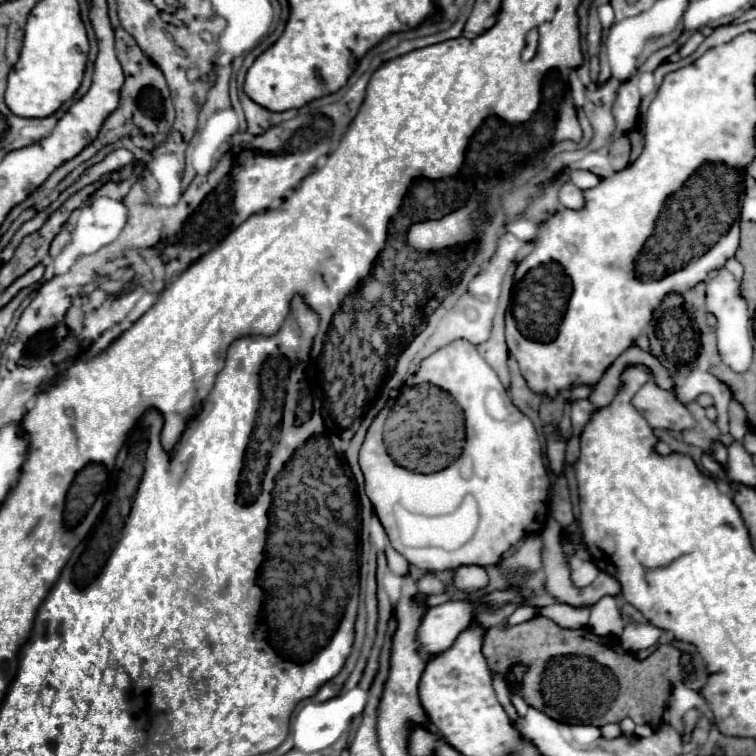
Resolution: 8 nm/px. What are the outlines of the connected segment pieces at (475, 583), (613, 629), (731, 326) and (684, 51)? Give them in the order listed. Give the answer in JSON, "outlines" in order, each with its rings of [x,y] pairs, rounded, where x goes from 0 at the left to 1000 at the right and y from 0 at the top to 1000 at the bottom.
{"outlines":[[[[615,747],[602,753],[602,776],[628,782],[634,776],[644,774],[644,758],[639,750],[631,747]]],[[[798,790],[790,795],[782,806],[779,829],[787,840],[821,840],[827,832],[827,824],[821,819],[821,808],[816,803],[813,790]]],[[[951,356],[948,366],[935,372],[935,411],[948,422],[946,443],[954,478],[967,480],[970,485],[991,485],[996,470],[991,448],[991,406],[985,396],[980,396],[980,374],[959,356]]],[[[922,41],[922,44],[919,44],[919,46],[917,46],[917,49],[914,49],[914,52],[911,52],[911,54],[909,54],[903,62],[901,62],[901,73],[903,73],[903,75],[914,73],[914,70],[917,70],[917,67],[919,67],[919,65],[922,65],[927,57],[930,57],[930,52],[933,52],[933,49],[930,49],[930,46]]]]}

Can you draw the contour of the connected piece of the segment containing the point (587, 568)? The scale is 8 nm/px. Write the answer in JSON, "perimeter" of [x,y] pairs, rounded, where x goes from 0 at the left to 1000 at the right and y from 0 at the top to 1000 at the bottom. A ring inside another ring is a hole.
{"perimeter":[[[782,742],[766,745],[766,747],[758,753],[758,758],[755,758],[758,771],[761,771],[763,776],[774,776],[774,774],[784,771],[784,766],[787,766],[790,761],[792,761],[792,753],[790,753]]]}

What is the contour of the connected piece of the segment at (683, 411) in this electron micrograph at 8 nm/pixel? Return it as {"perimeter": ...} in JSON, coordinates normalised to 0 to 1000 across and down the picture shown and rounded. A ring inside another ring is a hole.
{"perimeter":[[[856,504],[835,533],[864,567],[909,570],[919,565],[919,554],[909,538],[903,538],[888,517],[872,515],[864,504]]]}

